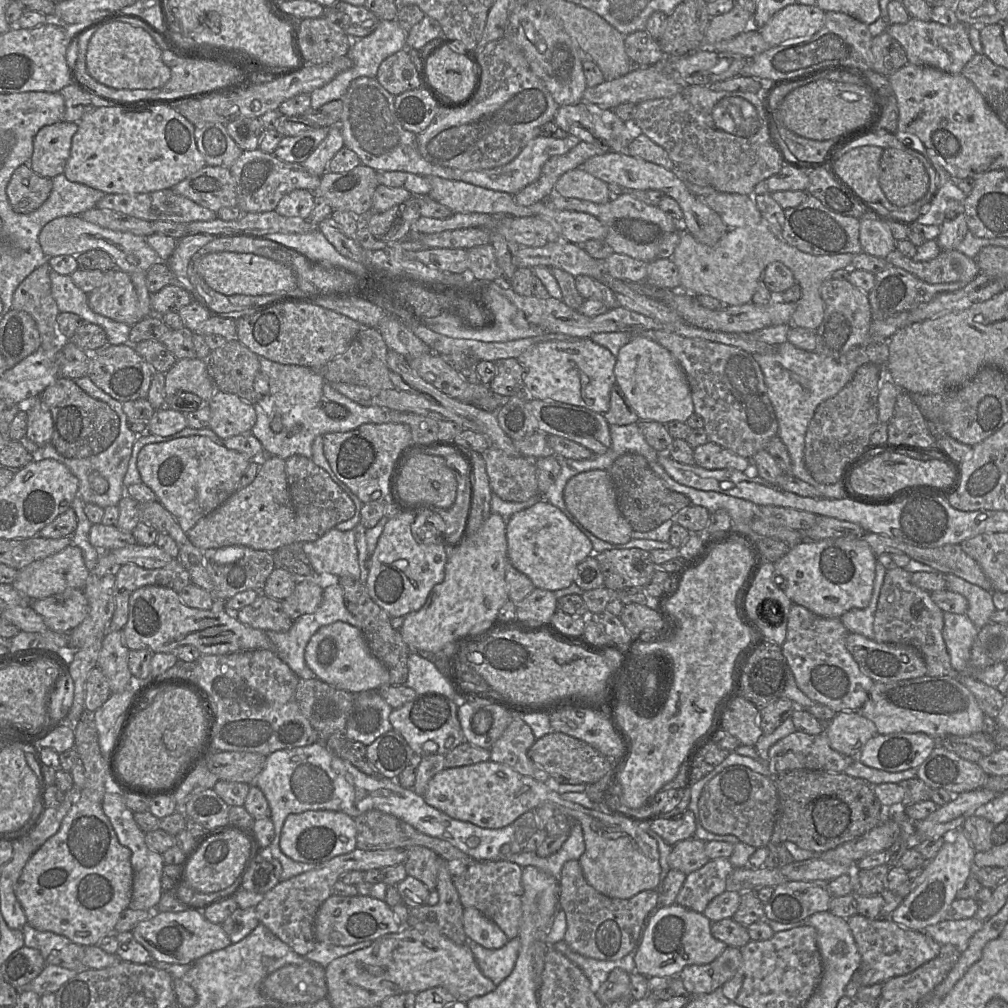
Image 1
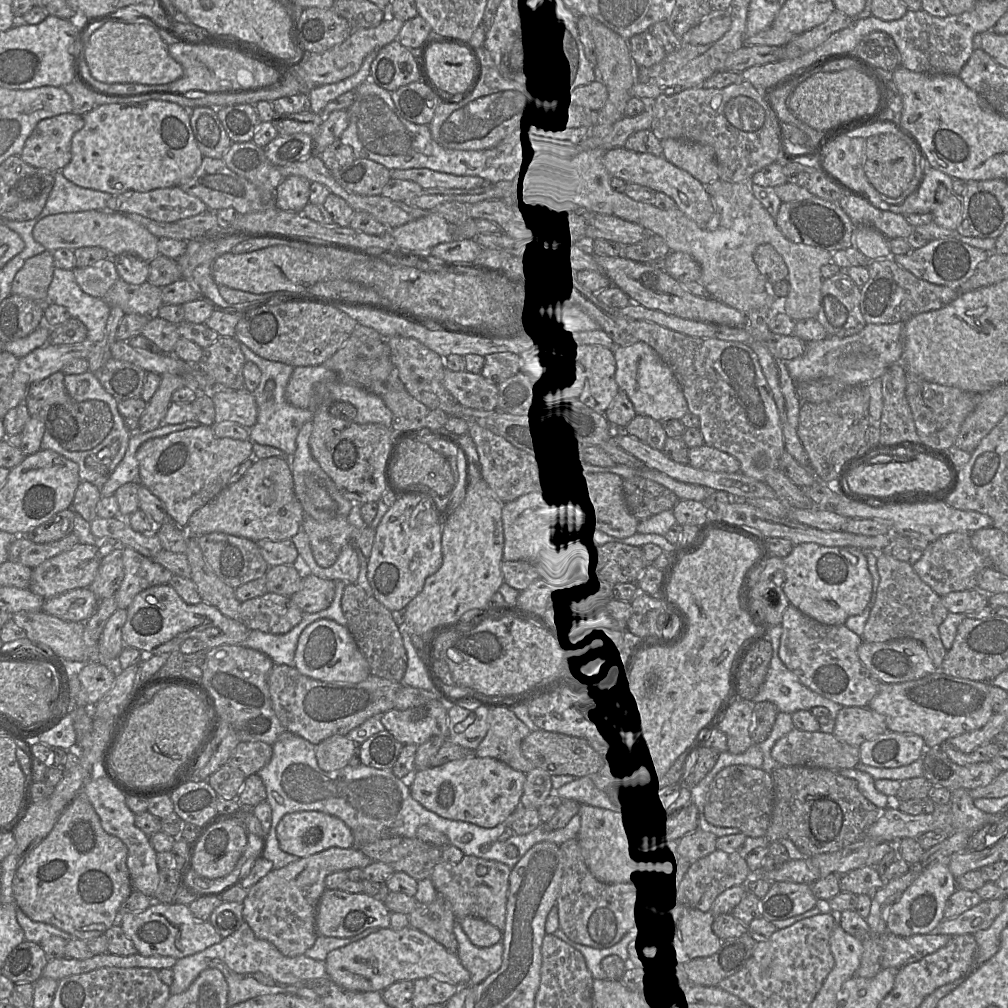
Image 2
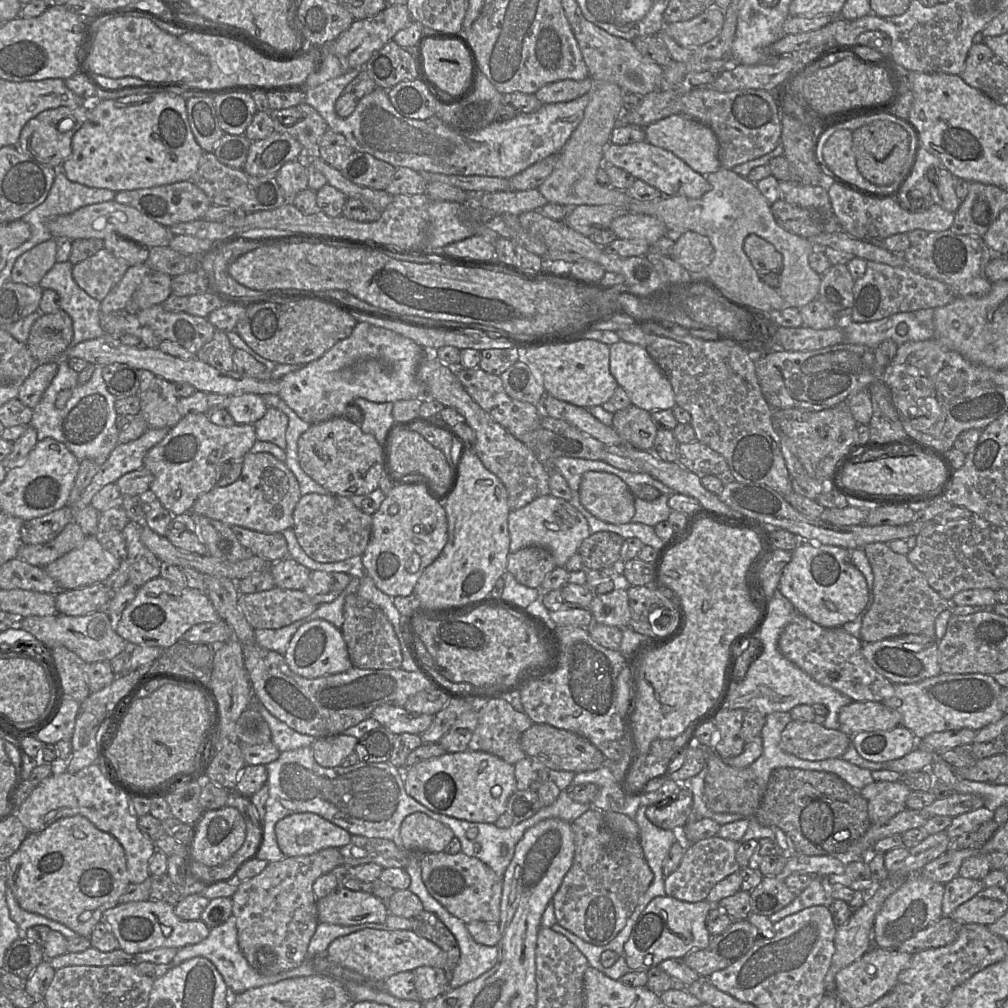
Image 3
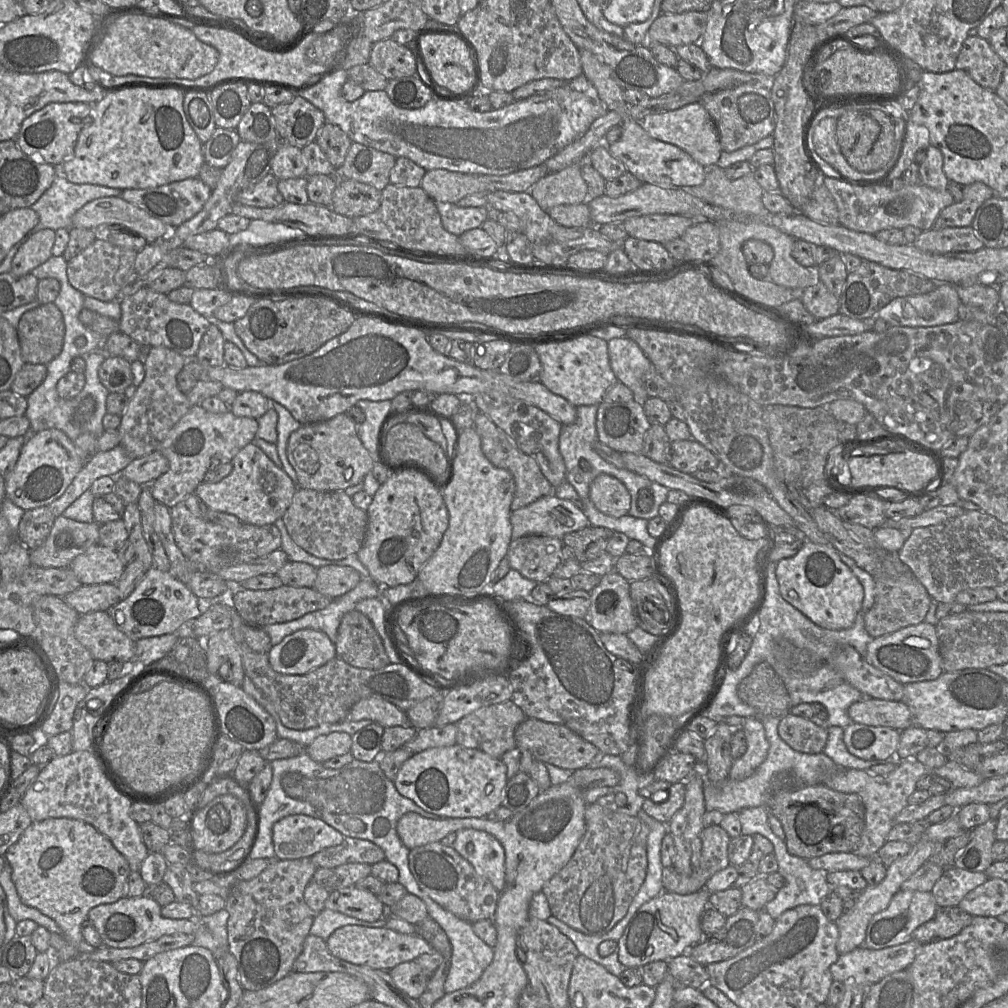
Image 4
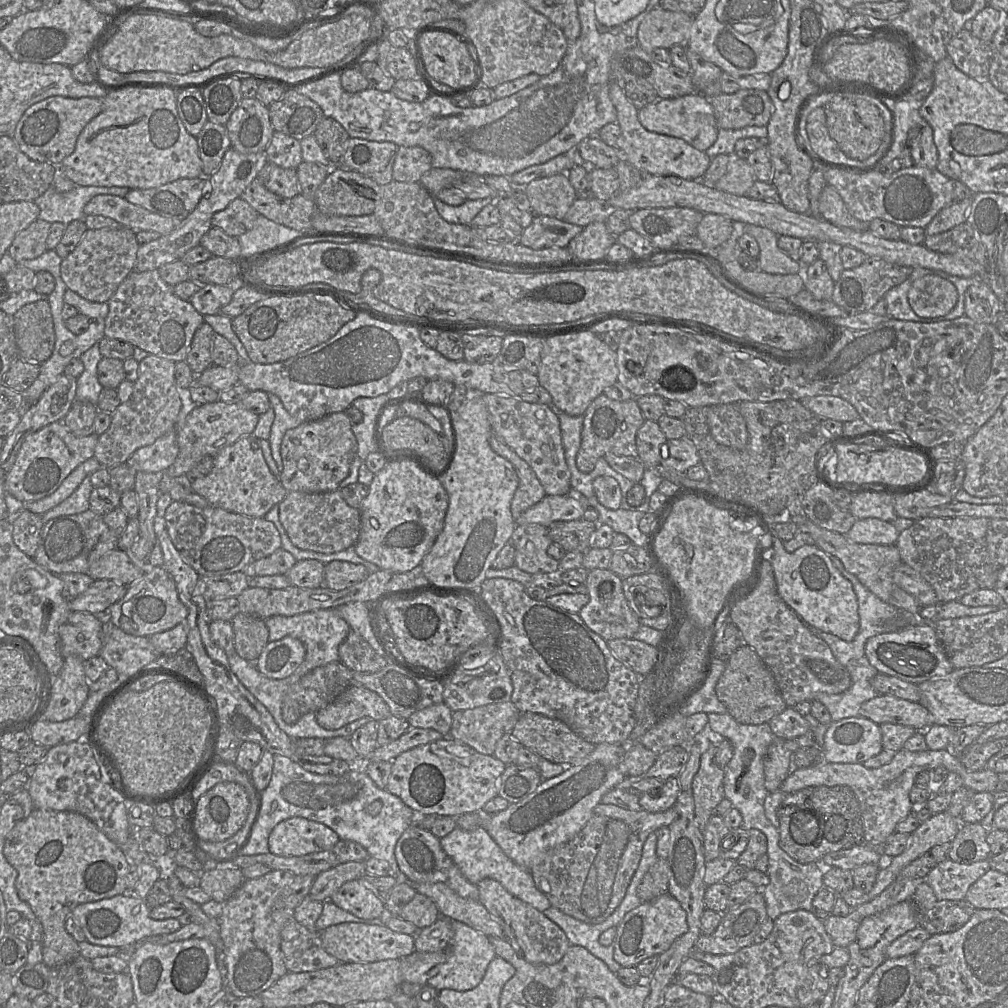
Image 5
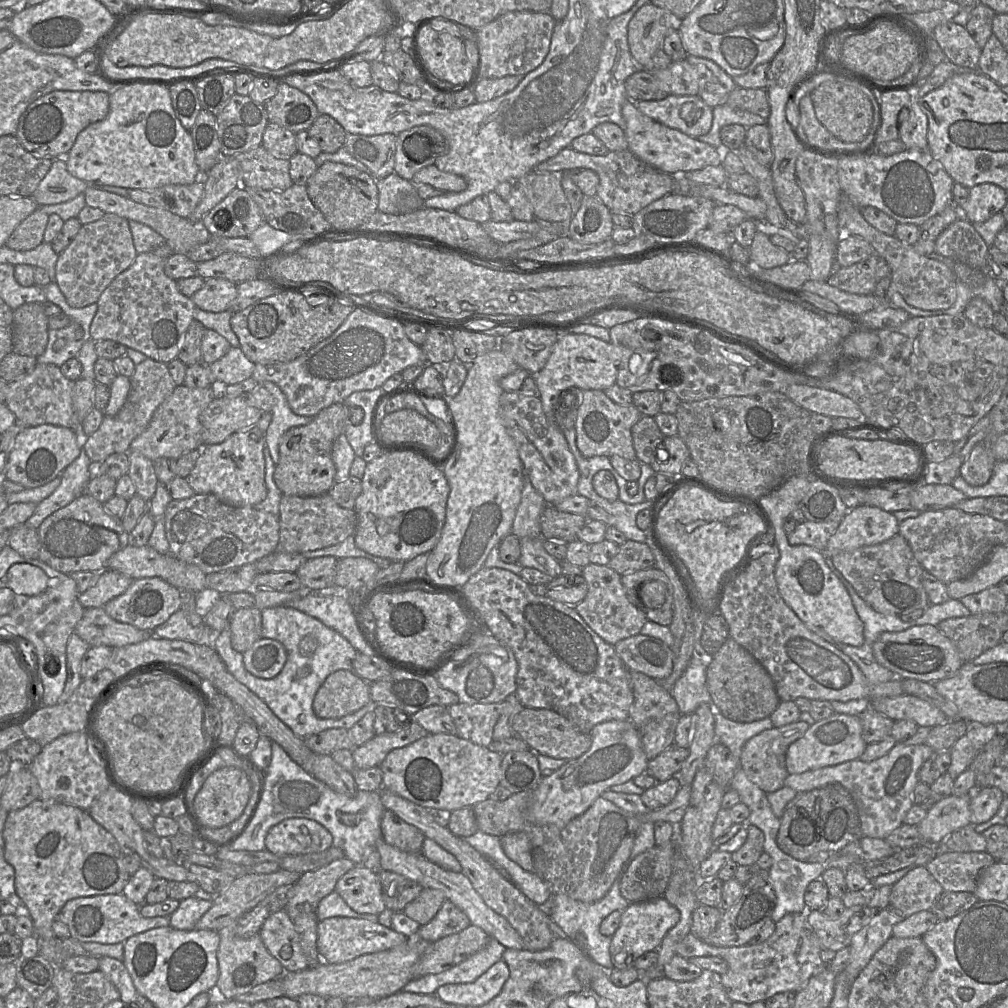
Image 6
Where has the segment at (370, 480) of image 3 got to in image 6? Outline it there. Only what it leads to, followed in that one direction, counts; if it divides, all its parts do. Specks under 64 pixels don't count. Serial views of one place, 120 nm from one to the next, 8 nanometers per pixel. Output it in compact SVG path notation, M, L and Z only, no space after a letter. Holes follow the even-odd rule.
M335 403L321 410L308 424L291 428L282 436L273 479L283 495L308 497L330 491L336 473L332 460L333 445L344 434L347 423L348 407L343 403Z

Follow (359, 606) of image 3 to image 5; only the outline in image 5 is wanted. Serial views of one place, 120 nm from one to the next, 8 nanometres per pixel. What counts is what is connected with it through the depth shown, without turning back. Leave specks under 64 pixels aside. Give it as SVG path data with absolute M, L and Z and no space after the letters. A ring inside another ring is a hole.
M351 628L338 651L339 660L346 667L357 672L376 673L389 664L384 656L380 656L360 634Z

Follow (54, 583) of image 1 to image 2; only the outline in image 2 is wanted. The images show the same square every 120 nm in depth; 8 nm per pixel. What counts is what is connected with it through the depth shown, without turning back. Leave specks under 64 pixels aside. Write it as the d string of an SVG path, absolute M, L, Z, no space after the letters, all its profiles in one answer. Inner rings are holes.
M78 543L71 550L49 558L33 568L29 589L44 599L48 599L73 589L87 588L97 575L101 559L97 546Z

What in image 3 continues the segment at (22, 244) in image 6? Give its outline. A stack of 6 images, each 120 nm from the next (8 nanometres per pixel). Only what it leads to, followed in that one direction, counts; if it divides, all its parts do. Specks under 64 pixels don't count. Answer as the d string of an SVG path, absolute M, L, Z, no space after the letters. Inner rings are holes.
M51 238L20 255L12 269L11 280L31 286L38 286L42 278L56 261L56 241Z

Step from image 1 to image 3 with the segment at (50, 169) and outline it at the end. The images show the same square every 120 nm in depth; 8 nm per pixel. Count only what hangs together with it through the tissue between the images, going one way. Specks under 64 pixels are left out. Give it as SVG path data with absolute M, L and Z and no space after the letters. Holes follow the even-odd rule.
M58 107L45 110L30 119L22 128L18 149L36 161L51 167L56 167L68 159L72 153L72 138L88 119L88 108Z

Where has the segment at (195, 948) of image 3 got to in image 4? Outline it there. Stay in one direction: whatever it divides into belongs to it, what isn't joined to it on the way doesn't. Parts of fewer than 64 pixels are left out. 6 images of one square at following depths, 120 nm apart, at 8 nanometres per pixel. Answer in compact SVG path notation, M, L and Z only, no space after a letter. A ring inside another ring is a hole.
M225 909L200 918L192 945L210 950L215 959L221 957L229 949L228 918L229 913Z

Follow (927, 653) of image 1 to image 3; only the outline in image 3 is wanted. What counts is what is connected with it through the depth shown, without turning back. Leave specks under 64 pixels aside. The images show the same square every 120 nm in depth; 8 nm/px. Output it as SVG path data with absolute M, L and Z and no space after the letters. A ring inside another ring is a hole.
M870 543L863 550L874 575L874 600L862 621L861 641L877 642L908 634L936 638L935 620L942 611L950 608L950 601L944 599L929 585L925 575L910 563L906 555L892 551L887 543Z

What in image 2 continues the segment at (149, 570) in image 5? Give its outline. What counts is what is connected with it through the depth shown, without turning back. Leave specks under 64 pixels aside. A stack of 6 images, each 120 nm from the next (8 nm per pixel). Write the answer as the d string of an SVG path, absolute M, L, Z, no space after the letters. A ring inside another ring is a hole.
M169 584L153 586L138 593L127 609L127 619L122 628L122 640L126 647L133 647L144 655L169 655L178 650L181 643L188 638L197 638L203 641L207 648L221 645L239 645L249 636L250 630L241 622L223 615L216 607L202 601L191 605L186 603L175 589Z

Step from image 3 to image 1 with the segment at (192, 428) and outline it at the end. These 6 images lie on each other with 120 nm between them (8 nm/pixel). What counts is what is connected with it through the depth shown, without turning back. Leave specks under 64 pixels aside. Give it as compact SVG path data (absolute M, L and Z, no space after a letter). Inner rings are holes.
M192 435L167 442L145 445L137 457L137 468L142 482L148 486L159 501L187 533L203 517L223 504L235 491L251 460L236 451L213 442L206 436Z

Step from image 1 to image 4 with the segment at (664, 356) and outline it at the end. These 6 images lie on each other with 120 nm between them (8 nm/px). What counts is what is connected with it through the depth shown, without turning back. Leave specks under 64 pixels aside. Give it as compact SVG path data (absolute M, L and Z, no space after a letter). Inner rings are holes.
M628 337L613 338L608 341L608 352L612 371L618 381L633 392L635 400L641 400L643 403L644 400L649 398L644 386L644 376L651 368L655 368L654 365L639 345Z

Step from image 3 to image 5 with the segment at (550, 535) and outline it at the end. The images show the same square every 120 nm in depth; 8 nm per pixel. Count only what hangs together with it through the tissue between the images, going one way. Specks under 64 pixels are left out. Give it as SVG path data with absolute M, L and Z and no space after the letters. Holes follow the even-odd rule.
M546 495L540 502L528 508L516 525L540 524L548 527L555 521L583 519L583 509L579 502L567 495Z

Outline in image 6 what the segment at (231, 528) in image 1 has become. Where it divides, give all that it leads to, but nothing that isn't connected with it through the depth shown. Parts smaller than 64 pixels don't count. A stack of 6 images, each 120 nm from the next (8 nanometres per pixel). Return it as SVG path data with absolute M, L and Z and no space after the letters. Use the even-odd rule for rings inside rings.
M257 425L238 431L222 443L203 446L186 480L195 494L213 494L231 507L254 507L267 496L264 448L264 433Z

